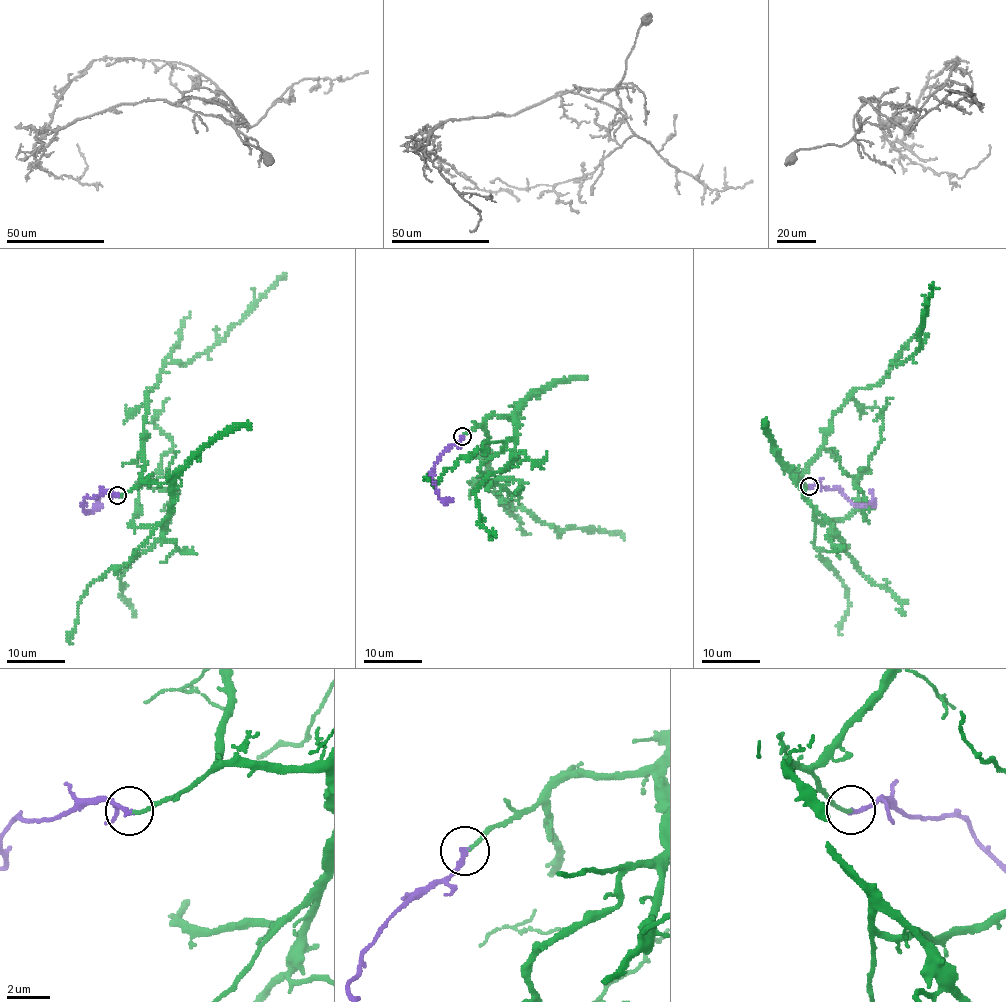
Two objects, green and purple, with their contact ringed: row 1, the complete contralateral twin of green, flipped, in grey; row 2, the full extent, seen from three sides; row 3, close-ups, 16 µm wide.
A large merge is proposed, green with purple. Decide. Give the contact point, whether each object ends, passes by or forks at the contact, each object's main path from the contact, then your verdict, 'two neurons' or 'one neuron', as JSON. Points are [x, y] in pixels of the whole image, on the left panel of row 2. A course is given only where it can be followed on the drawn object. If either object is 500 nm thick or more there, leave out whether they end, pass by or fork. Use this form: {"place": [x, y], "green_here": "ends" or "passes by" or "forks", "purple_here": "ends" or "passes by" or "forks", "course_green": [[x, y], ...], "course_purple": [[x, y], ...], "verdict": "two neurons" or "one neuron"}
{"place": [117, 495], "green_here": "ends", "purple_here": "ends", "course_green": [[118, 494], [134, 489], [140, 480], [148, 392], [162, 370], [169, 362], [188, 363], [207, 352], [286, 272]], "course_purple": [[118, 494], [104, 492], [88, 497], [83, 501], [87, 512], [99, 501], [97, 495]], "verdict": "one neuron"}

